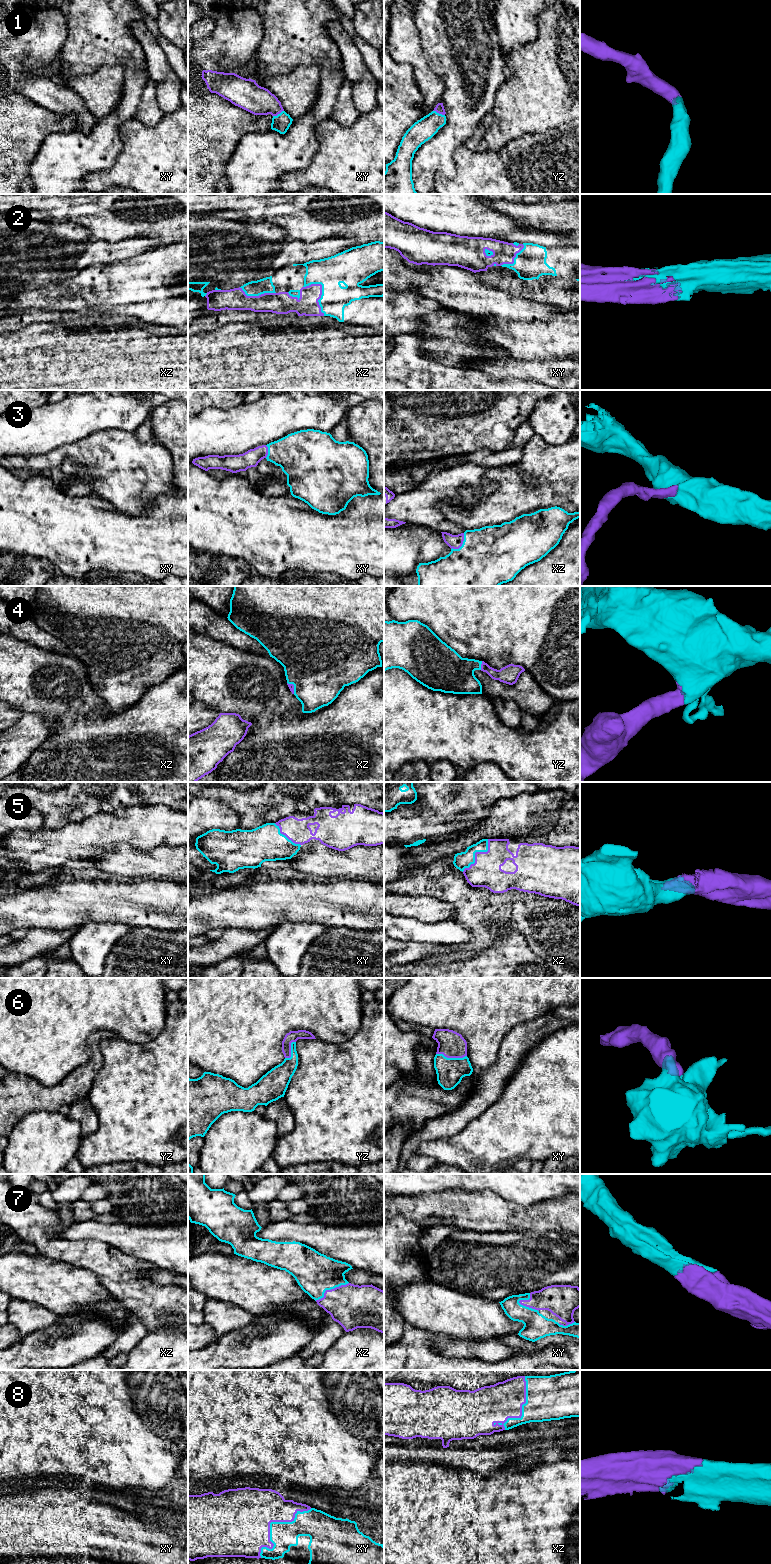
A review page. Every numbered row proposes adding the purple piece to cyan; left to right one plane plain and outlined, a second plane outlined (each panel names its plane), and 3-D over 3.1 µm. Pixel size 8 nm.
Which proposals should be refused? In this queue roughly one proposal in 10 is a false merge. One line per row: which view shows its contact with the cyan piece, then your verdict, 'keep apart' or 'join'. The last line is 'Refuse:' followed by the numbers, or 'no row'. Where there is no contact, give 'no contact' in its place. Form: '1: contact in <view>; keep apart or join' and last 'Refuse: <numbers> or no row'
1: contact in yz; join
2: contact in xz; join
3: contact in xz; join
4: contact in yz; join
5: contact in xz; join
6: contact in xy; join
7: contact in xz; join
8: contact in xy; join
Refuse: no row

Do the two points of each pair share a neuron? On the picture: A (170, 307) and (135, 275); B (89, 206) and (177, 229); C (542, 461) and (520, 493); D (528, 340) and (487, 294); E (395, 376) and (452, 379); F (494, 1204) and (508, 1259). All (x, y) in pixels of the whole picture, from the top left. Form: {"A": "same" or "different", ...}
{"A": "same", "B": "same", "C": "same", "D": "same", "E": "same", "F": "different"}

